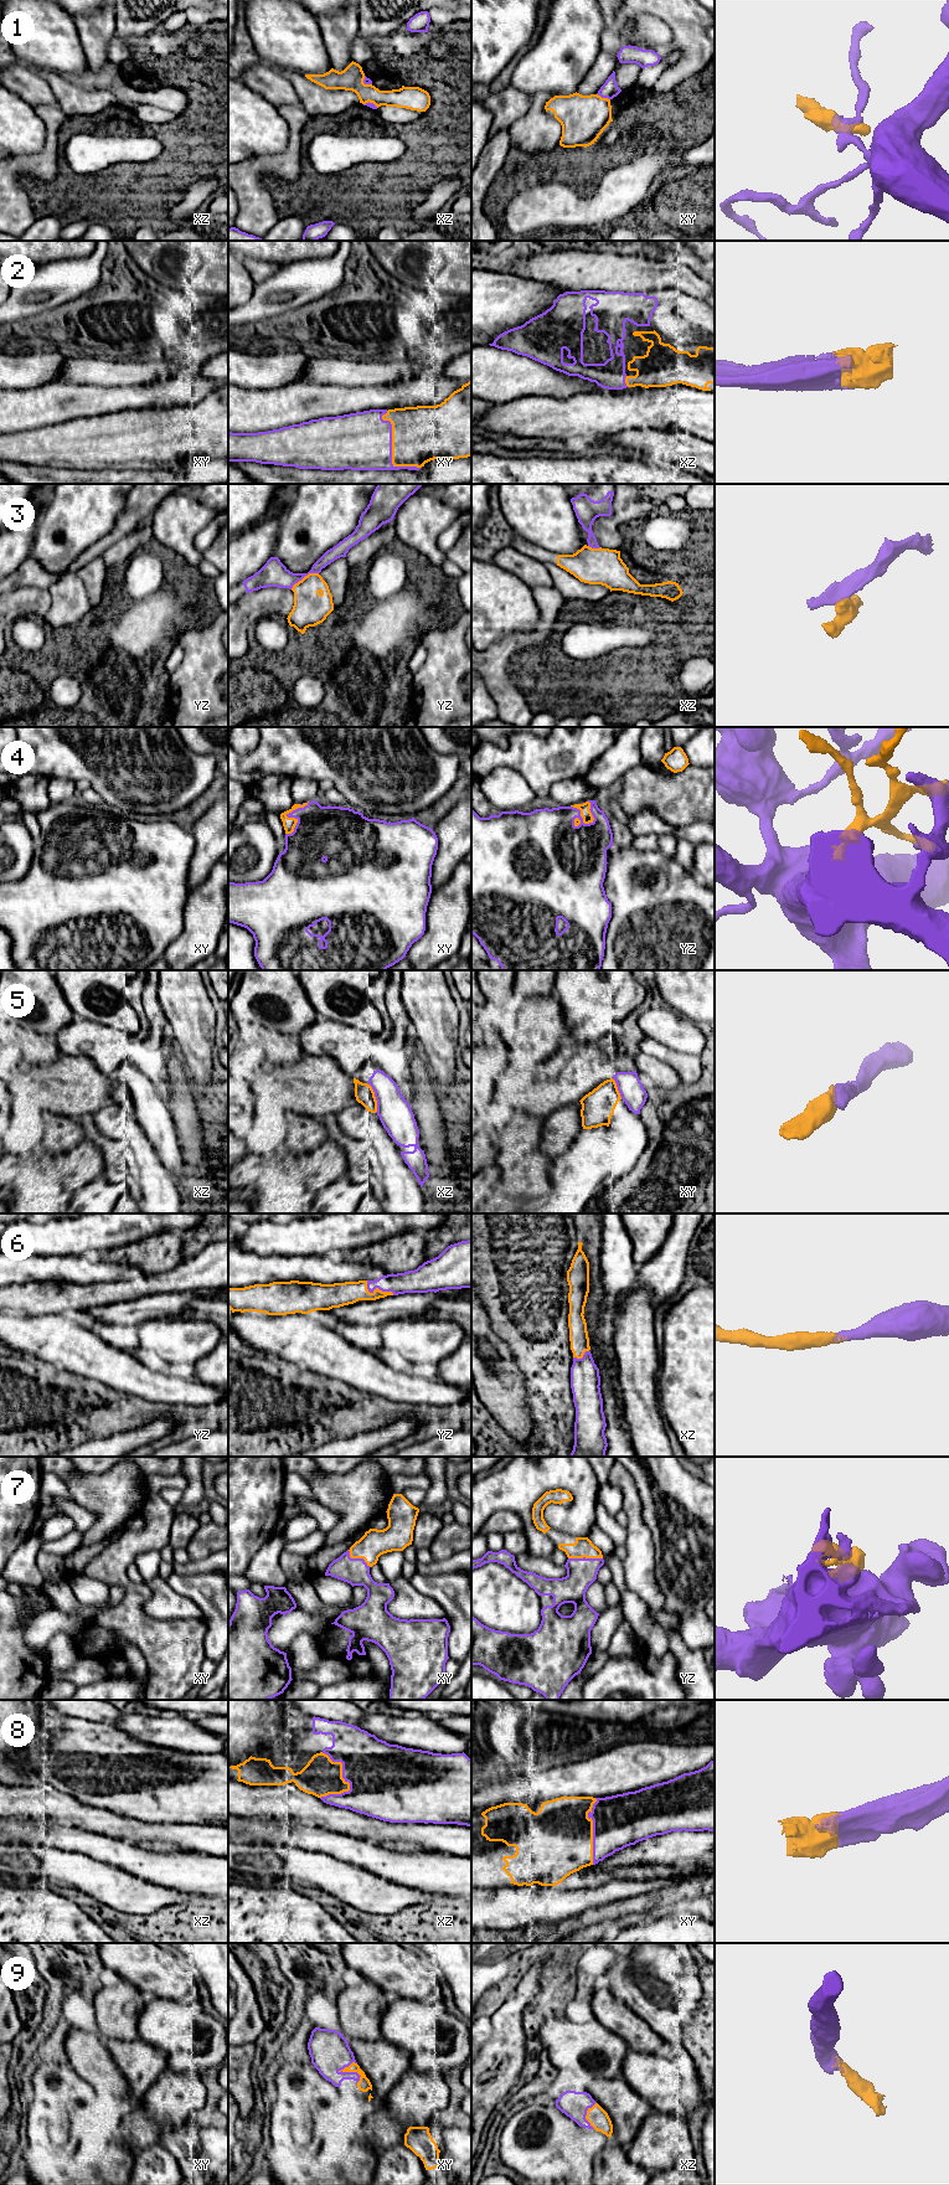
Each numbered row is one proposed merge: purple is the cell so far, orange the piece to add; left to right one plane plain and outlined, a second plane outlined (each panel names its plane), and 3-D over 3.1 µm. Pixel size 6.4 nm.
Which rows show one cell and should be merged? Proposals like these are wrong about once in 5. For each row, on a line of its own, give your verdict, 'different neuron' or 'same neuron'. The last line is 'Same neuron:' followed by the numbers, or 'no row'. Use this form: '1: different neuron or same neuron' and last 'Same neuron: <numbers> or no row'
1: different neuron
2: same neuron
3: different neuron
4: same neuron
5: same neuron
6: same neuron
7: same neuron
8: same neuron
9: same neuron
Same neuron: 2, 4, 5, 6, 7, 8, 9

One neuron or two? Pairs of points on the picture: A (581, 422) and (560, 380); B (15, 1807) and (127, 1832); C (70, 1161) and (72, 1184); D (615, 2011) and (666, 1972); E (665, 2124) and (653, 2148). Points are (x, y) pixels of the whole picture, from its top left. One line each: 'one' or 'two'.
A: two
B: one
C: one
D: two
E: one

